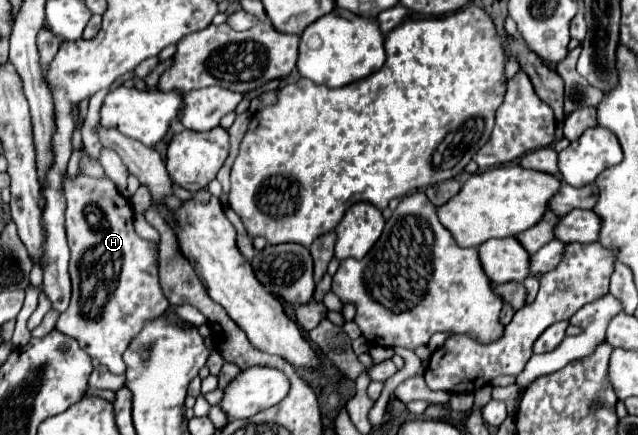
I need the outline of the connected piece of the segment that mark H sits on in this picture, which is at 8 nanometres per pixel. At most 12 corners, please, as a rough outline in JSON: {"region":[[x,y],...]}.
{"region":[[65,176],[73,296],[55,328],[113,374],[169,306],[107,178]]}

